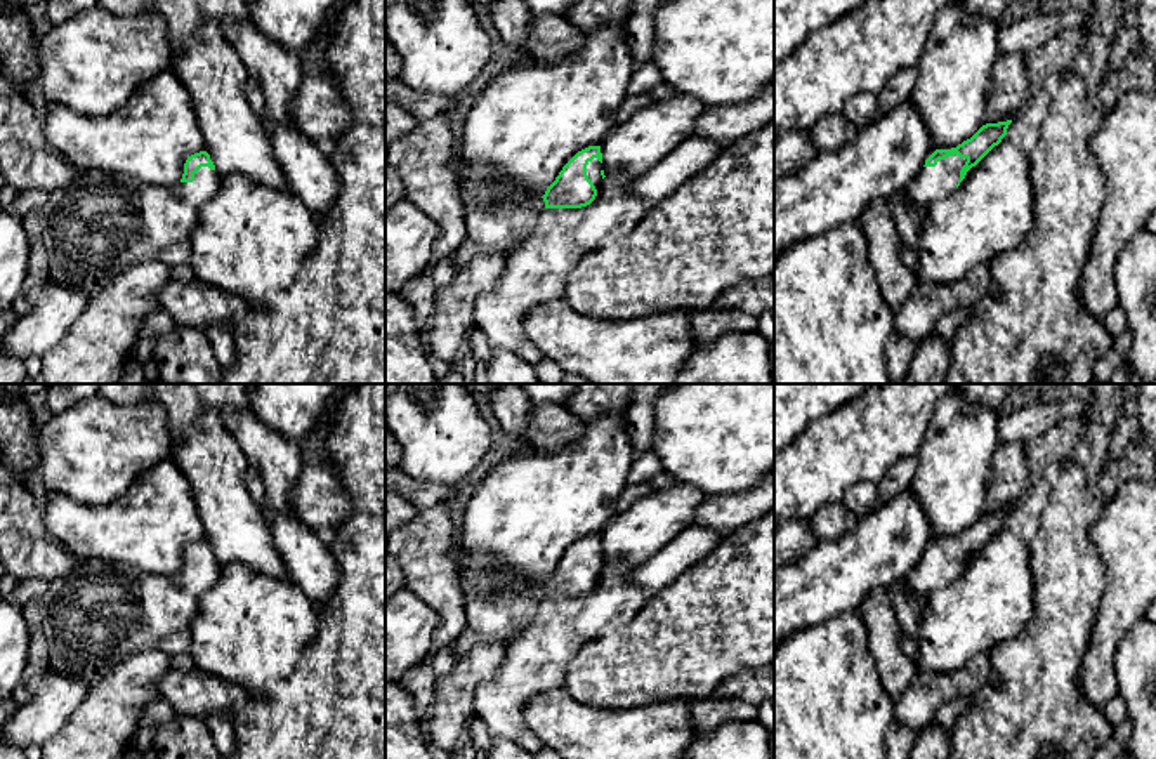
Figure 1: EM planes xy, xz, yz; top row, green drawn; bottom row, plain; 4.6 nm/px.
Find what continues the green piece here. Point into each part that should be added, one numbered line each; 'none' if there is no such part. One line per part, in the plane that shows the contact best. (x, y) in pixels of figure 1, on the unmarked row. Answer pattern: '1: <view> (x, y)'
1: yz (934, 572)

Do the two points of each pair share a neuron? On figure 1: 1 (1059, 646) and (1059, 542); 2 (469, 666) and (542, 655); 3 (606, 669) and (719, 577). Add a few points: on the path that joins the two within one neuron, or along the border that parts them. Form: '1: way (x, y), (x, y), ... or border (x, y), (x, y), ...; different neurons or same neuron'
1: way (1059, 620), (1059, 568); same neuron
2: border (483, 678), (474, 692), (472, 714); different neurons
3: way (634, 662), (691, 605); same neuron

